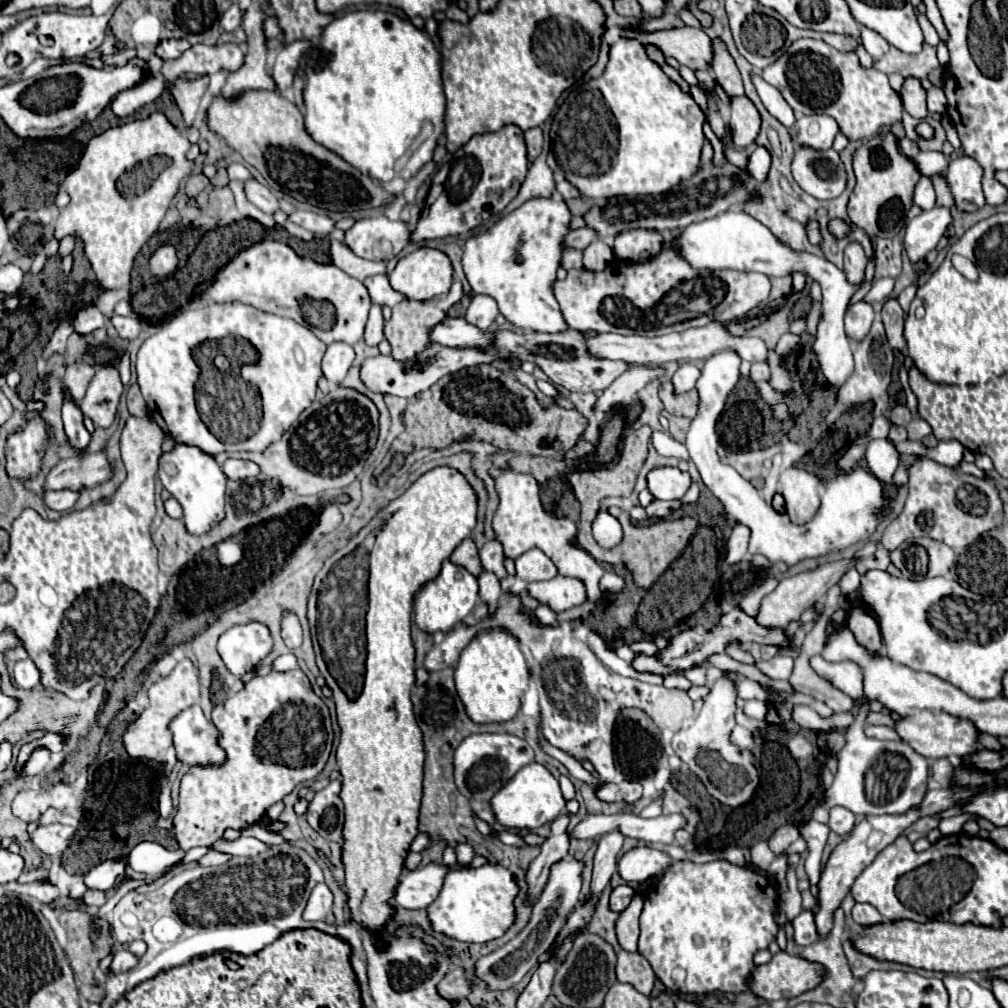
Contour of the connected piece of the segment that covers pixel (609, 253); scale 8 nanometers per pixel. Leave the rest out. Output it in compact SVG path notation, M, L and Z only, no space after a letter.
M595 239L585 251L583 251L583 267L591 269L591 271L603 271L605 267L609 267L615 261L613 257L613 249L601 241Z

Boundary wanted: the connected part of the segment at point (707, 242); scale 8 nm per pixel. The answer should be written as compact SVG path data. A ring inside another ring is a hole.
M725 211L713 219L705 219L705 221L699 221L699 223L691 223L687 225L685 229L681 229L679 237L675 239L675 243L671 245L693 269L737 269L737 271L759 271L759 273L765 273L769 277L783 277L783 275L793 275L793 273L803 273L811 279L815 279L821 289L823 289L823 319L819 321L819 327L817 327L817 341L813 345L813 351L817 355L817 361L819 361L819 369L821 373L825 375L825 379L829 381L829 385L833 387L841 387L853 373L853 355L851 355L851 343L843 331L843 315L845 315L845 305L849 303L849 299L853 297L853 293L859 289L853 287L847 279L845 279L845 273L837 267L833 267L833 263L817 257L817 255L811 255L807 251L795 251L791 249L789 245L785 245L783 241L779 241L763 223L759 223L757 219L753 219L751 215L747 215L745 211Z

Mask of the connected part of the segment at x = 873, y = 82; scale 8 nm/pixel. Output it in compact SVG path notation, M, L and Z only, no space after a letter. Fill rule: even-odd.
M797 39L791 45L791 55L783 53L775 63L763 69L761 77L777 87L783 99L795 113L813 115L827 113L839 125L839 131L849 141L859 141L873 137L883 125L893 125L901 121L903 101L899 93L889 85L887 75L869 67L861 67L855 51L837 51L825 41L817 39ZM791 69L791 85L789 85Z

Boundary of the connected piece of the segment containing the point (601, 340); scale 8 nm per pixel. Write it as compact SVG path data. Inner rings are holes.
M713 321L699 329L689 329L683 333L669 333L663 337L625 337L617 333L597 333L593 337L585 337L587 353L595 359L613 359L613 361L629 361L629 363L663 363L663 361L691 361L691 359L707 359L719 351L735 349L745 361L767 361L767 345L757 337L733 337L721 323Z

